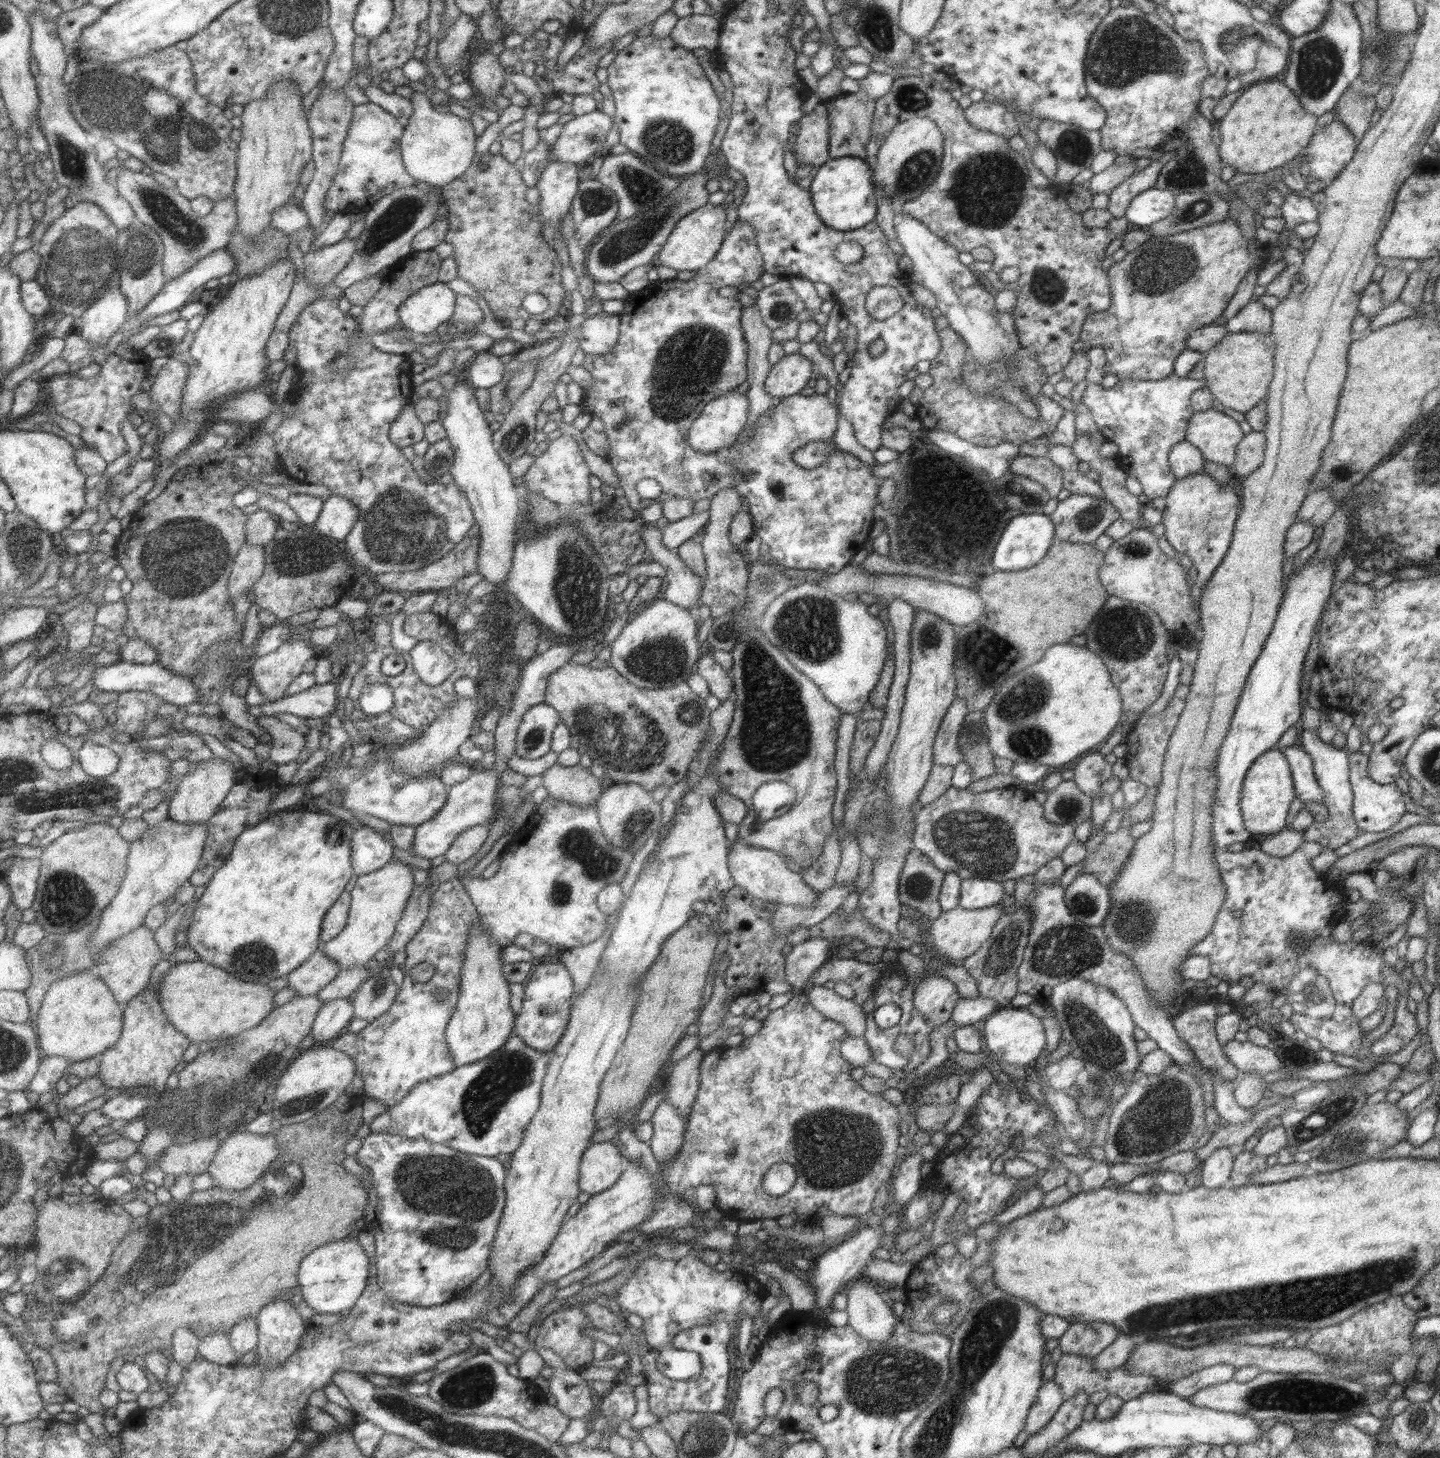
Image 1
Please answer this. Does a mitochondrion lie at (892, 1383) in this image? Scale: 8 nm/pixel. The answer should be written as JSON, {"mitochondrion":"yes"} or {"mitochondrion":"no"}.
{"mitochondrion":"yes"}

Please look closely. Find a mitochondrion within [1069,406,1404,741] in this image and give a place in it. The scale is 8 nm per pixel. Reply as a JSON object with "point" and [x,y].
{"point":[1127,633]}

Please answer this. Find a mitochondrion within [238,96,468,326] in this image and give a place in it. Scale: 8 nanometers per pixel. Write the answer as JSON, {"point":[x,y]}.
{"point":[398,216]}

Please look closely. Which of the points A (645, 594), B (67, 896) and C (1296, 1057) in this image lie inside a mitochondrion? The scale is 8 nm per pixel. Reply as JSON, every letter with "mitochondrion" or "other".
{"A":"other","B":"mitochondrion","C":"other"}

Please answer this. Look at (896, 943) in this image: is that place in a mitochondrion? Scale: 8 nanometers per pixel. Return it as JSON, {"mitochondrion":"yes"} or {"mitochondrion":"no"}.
{"mitochondrion":"no"}

